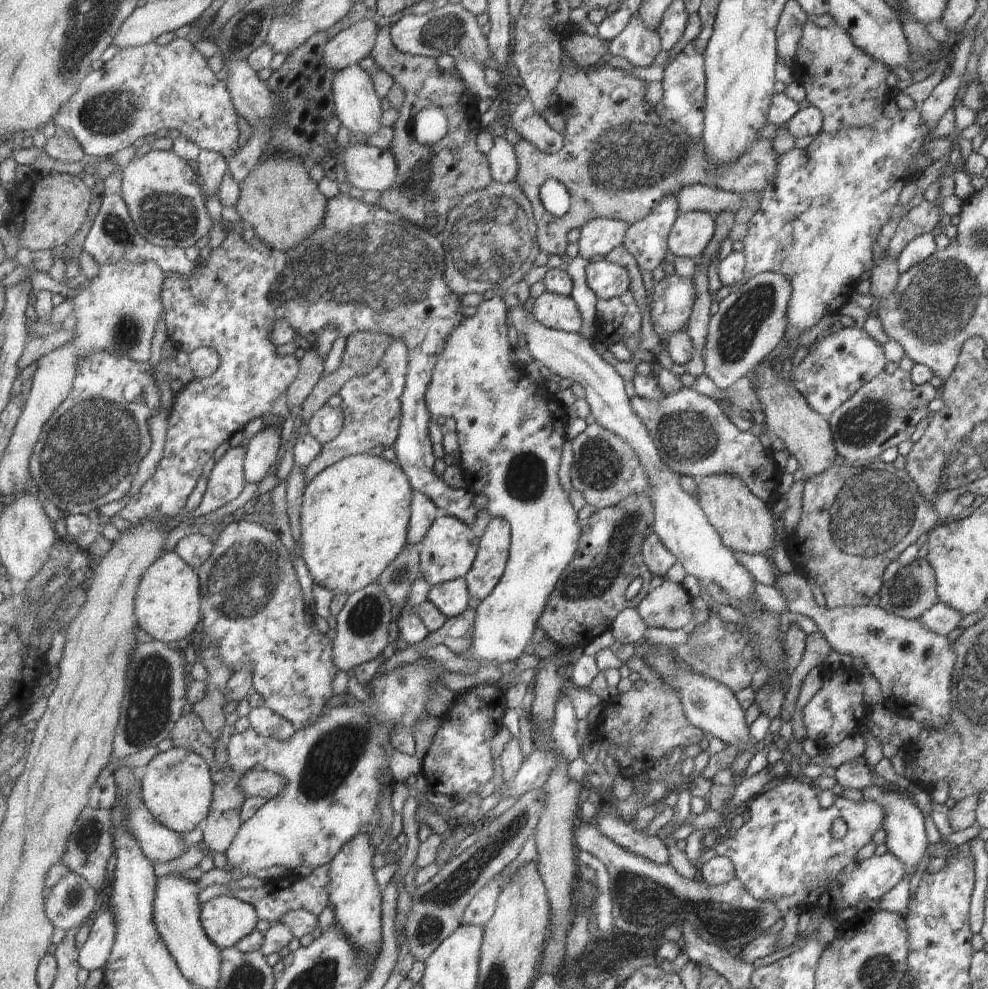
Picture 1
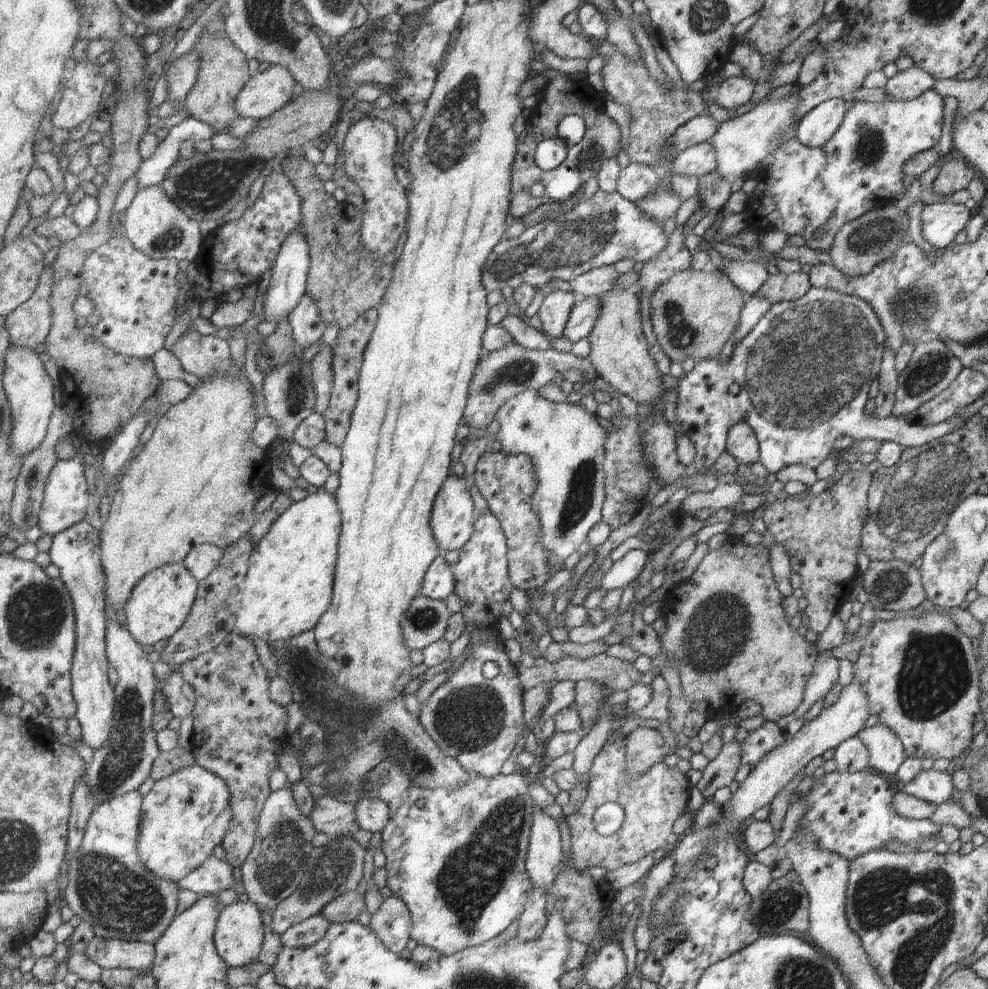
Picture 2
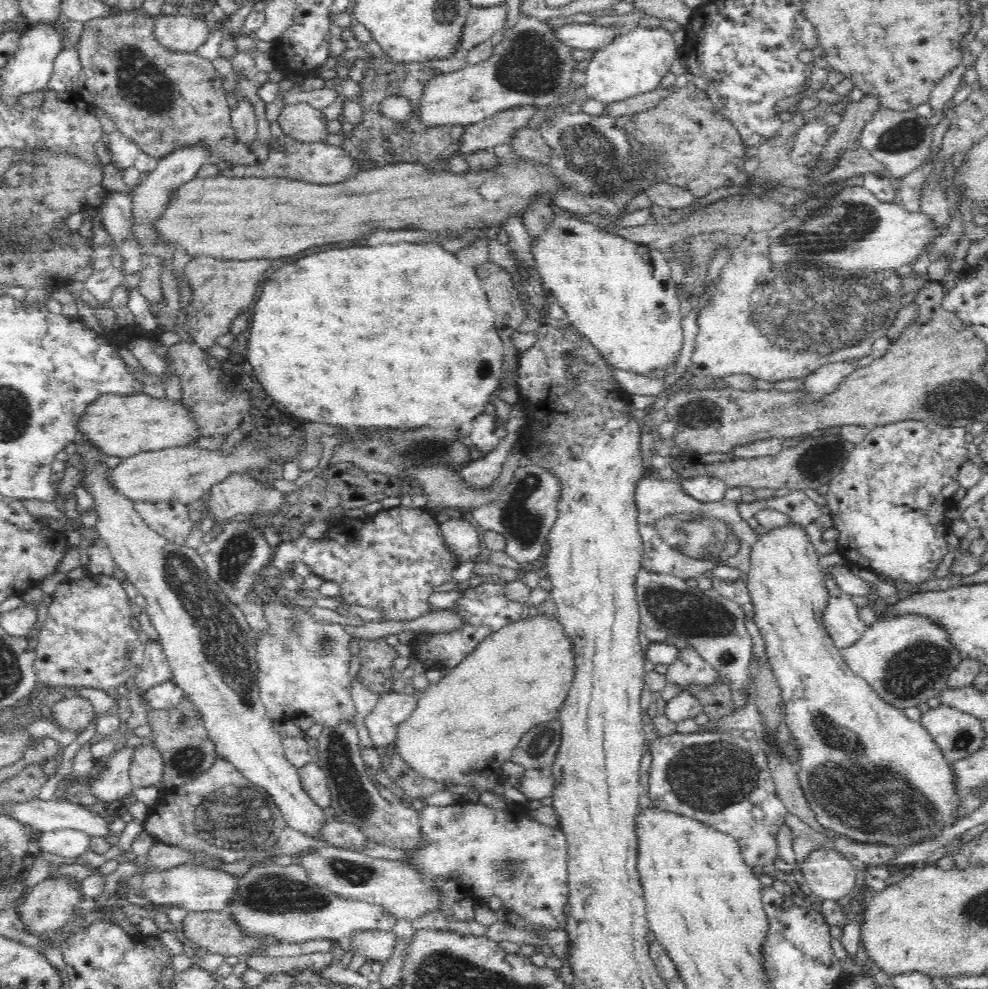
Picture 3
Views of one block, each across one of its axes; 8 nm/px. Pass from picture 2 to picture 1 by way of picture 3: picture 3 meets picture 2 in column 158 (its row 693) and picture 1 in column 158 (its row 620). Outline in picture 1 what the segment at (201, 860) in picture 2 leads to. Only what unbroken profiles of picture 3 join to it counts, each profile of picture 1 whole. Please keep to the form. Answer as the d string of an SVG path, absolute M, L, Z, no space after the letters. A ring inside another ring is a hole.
M174 747L159 753L142 771L142 798L155 819L179 834L193 832L208 818L214 800L214 782L210 766L195 752Z

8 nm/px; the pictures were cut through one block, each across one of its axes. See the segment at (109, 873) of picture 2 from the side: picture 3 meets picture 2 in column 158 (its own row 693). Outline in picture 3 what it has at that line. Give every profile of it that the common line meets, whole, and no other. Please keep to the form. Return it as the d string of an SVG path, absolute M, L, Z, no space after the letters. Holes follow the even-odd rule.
M914 614L878 620L854 645L840 649L839 654L851 673L863 678L882 701L900 711L937 698L945 690L952 670L962 662L942 628Z

